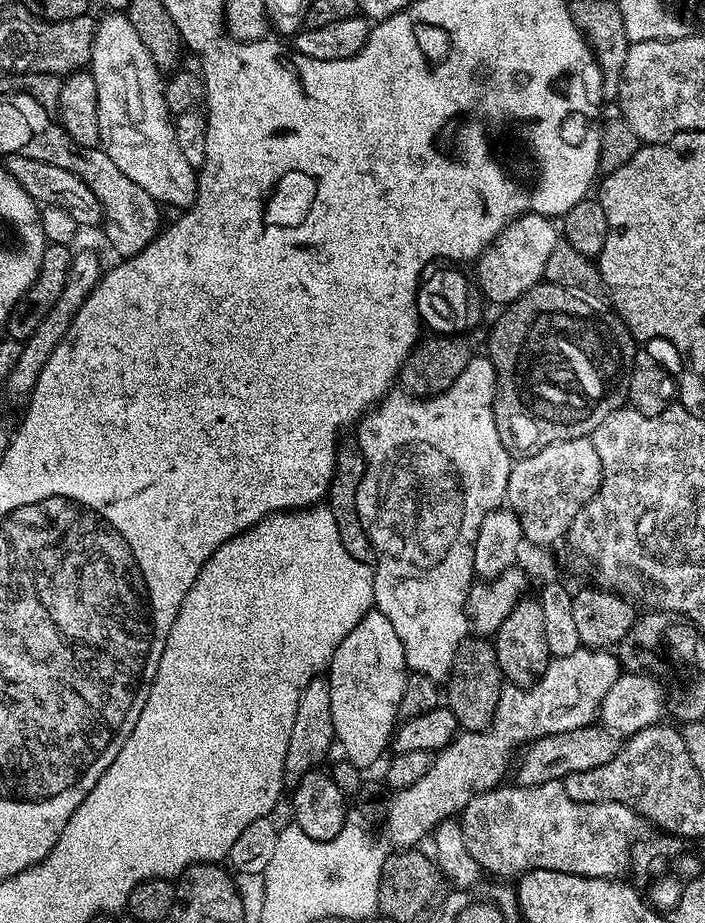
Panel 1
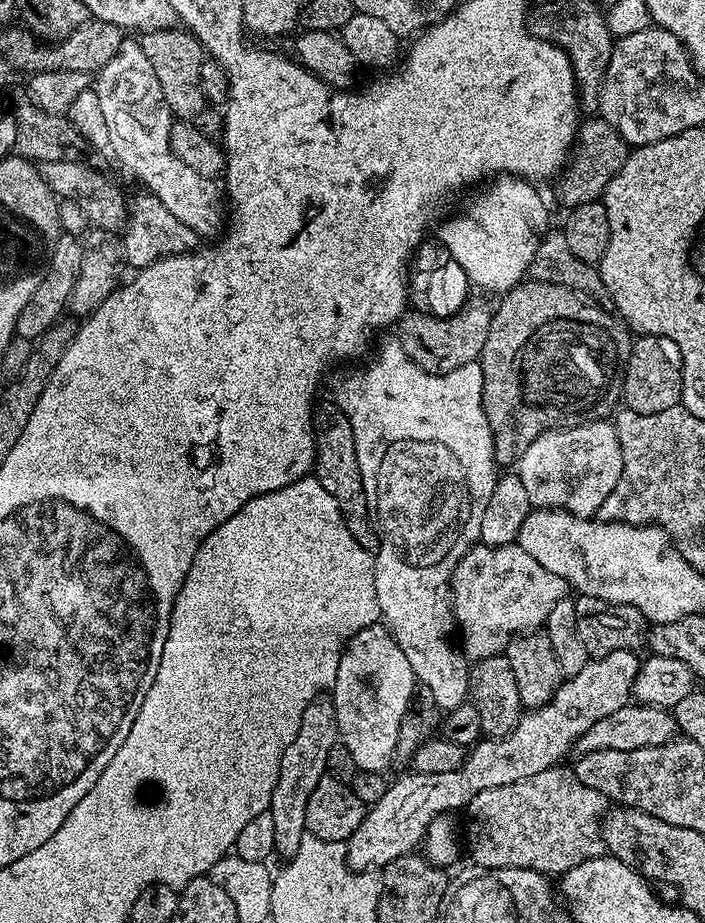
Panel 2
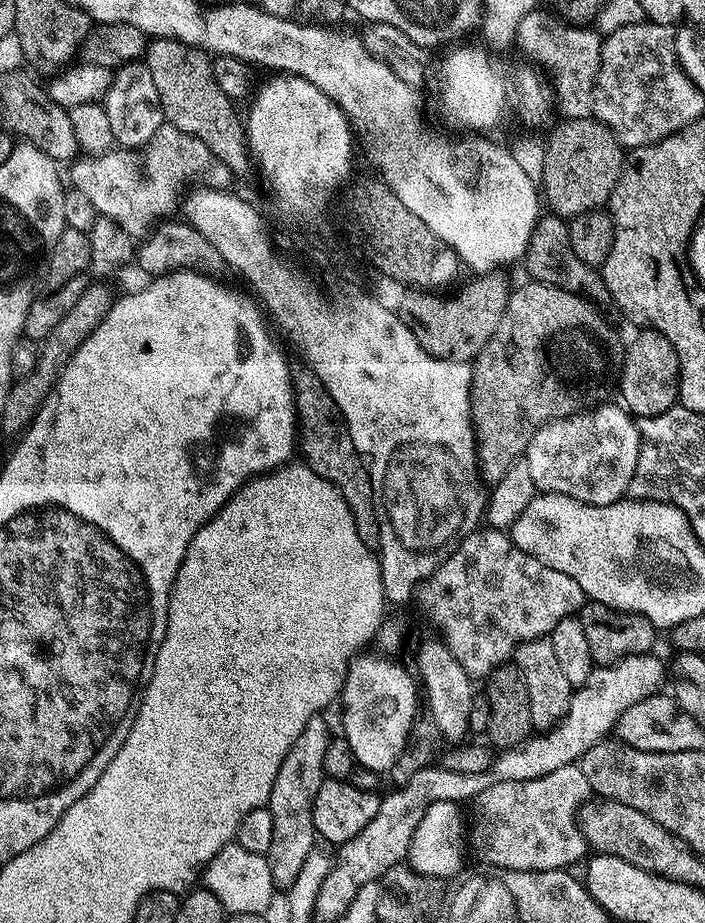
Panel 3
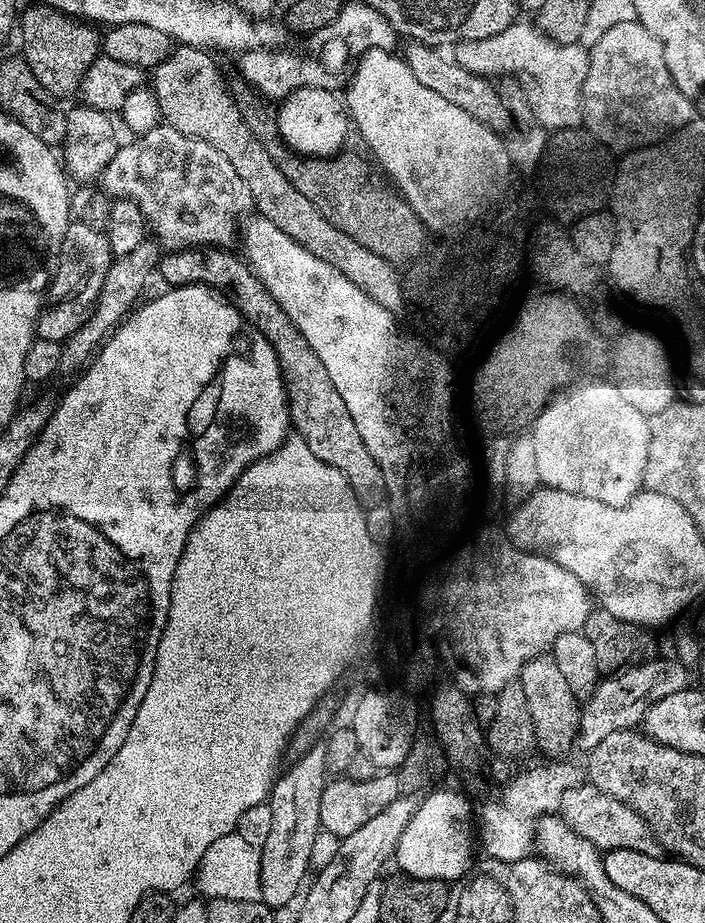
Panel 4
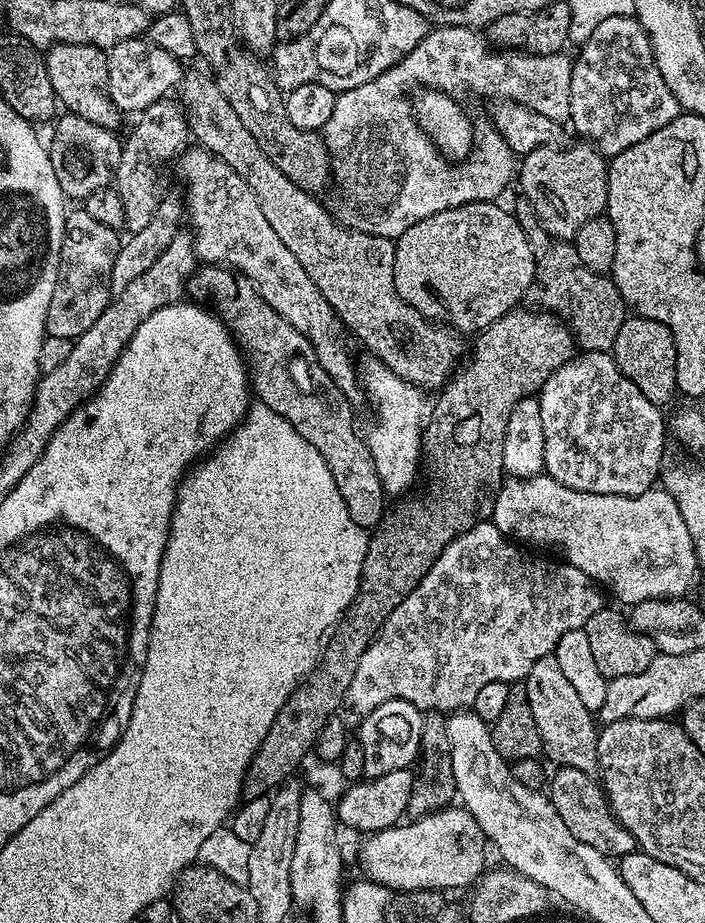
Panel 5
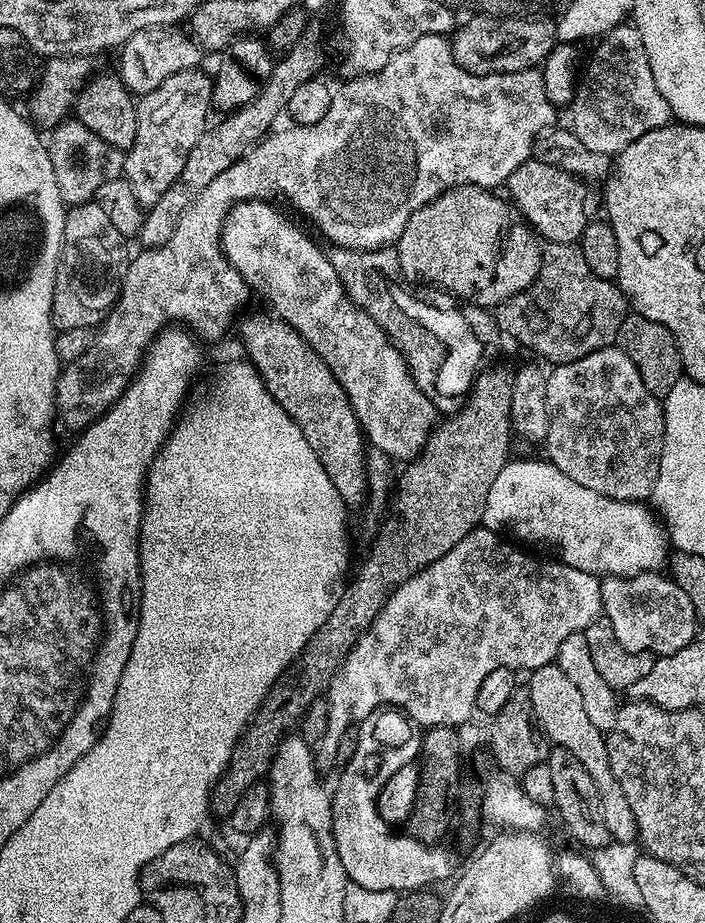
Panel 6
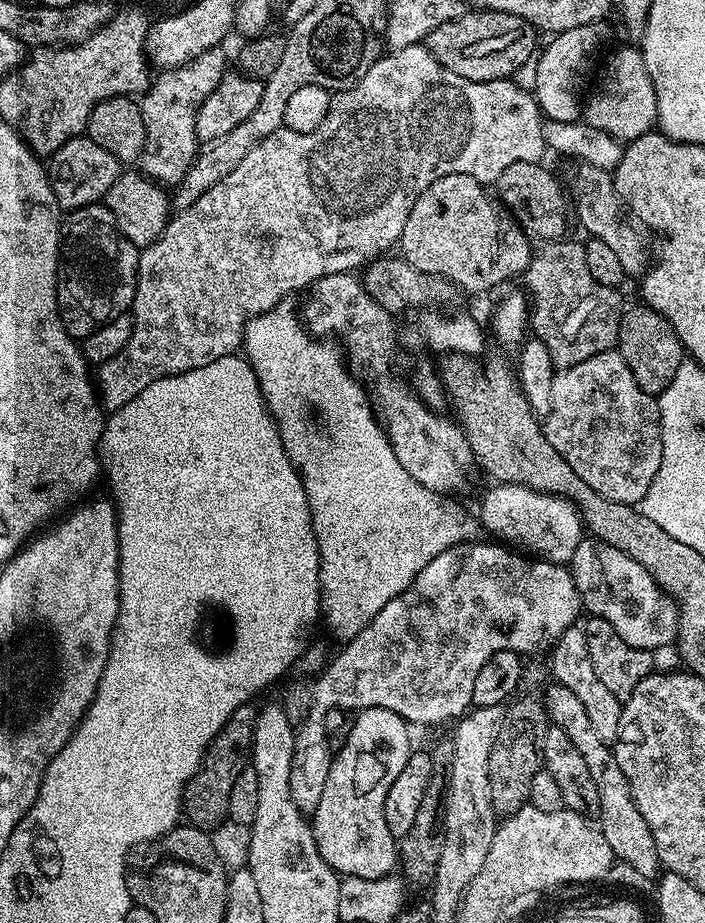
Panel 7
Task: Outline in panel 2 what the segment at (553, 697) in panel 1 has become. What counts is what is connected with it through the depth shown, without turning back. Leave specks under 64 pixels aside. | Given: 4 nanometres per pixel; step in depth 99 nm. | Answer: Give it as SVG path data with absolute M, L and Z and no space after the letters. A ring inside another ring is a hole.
M618 650L601 660L589 659L585 668L578 674L567 677L561 683L560 689L546 706L525 711L520 717L518 726L508 736L499 738L484 738L467 753L462 767L454 773L430 774L417 772L404 776L401 780L392 780L388 790L374 805L364 813L362 826L354 830L354 834L346 841L346 864L354 872L371 872L383 869L385 864L398 858L415 853L421 847L424 836L428 832L430 822L435 816L455 813L455 808L463 809L482 790L494 790L496 786L510 786L514 782L522 782L526 778L534 778L542 774L542 770L557 767L567 752L573 751L575 742L594 726L594 722L602 722L614 710L624 707L633 695L633 684L642 663L636 652Z

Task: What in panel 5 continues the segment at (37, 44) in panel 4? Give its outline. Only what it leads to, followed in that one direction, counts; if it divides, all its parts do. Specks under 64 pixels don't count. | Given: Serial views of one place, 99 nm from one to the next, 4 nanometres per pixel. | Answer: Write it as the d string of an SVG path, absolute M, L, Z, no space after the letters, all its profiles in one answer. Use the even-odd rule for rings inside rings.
M55 44L53 48L43 53L43 57L56 99L63 107L64 104L68 107L65 109L71 115L86 118L86 122L95 122L103 128L119 129L122 111L114 104L108 93L108 53L105 49L85 44Z

